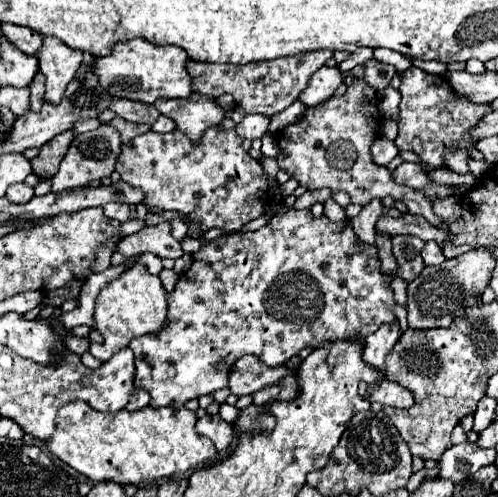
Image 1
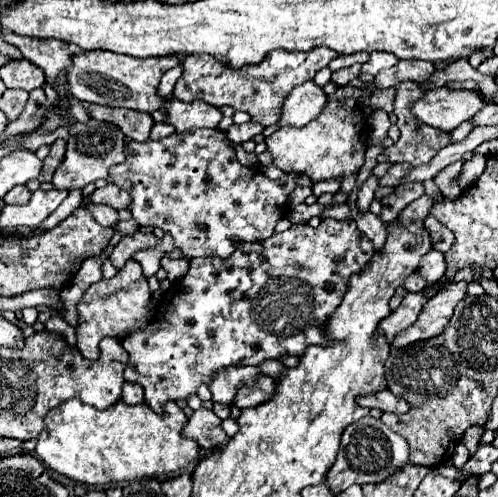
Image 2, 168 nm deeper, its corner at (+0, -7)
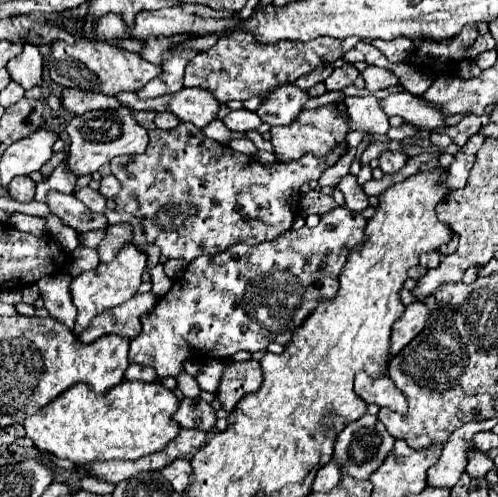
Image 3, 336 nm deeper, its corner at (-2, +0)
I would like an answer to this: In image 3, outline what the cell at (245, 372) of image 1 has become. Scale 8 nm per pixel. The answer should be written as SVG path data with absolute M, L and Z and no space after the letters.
M211 359L211 361L203 361L201 363L201 373L197 377L197 383L203 391L209 393L217 393L219 391L219 383L223 377L223 369L227 367L227 363L223 363L221 359Z

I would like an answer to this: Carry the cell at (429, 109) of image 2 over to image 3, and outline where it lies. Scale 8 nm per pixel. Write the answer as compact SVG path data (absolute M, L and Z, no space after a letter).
M401 91L401 93L391 93L387 99L381 101L383 111L391 117L391 115L399 115L403 117L407 123L413 123L419 129L425 131L435 131L439 127L447 127L447 115L433 105L431 101L413 95L409 91Z

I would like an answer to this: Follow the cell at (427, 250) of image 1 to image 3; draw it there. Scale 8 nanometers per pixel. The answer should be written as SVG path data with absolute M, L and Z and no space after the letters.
M431 251L431 253L423 253L421 255L421 267L425 267L425 269L431 269L431 267L439 267L439 263L441 263L441 253L439 251Z

